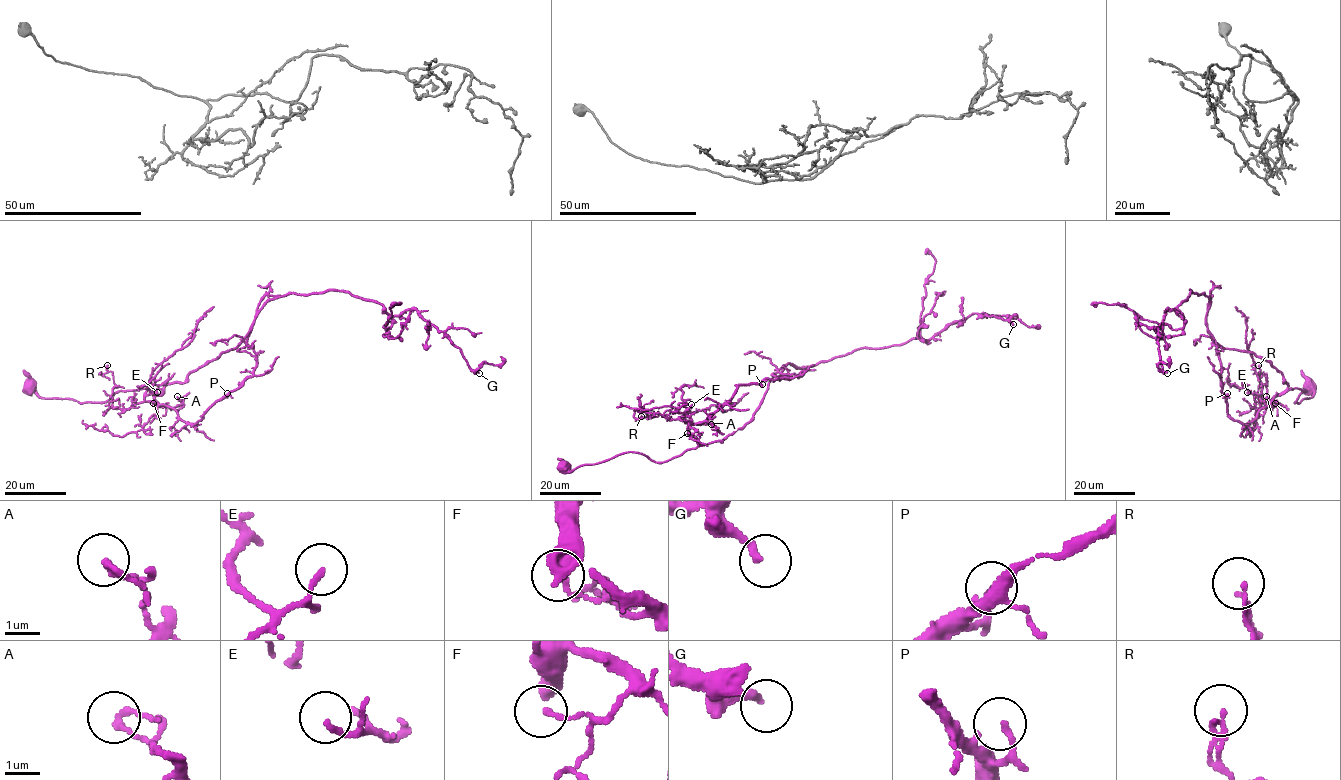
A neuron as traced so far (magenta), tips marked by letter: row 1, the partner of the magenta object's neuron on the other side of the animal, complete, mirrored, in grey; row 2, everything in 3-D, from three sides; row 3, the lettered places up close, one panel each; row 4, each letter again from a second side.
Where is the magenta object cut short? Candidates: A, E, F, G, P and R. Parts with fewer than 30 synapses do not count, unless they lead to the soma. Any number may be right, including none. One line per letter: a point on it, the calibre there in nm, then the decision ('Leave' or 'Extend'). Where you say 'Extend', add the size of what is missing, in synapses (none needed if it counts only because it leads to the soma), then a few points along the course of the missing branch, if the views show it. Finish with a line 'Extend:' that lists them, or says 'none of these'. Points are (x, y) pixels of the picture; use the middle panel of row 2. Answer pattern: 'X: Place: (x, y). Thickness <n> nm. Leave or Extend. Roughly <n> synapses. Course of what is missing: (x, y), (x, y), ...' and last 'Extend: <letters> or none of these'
A: Place: (711, 424). Thickness 150 nm. Leave
E: Place: (691, 404). Thickness 150 nm. Leave
F: Place: (687, 433). Thickness 140 nm. Leave
G: Place: (1013, 324). Thickness 220 nm. Extend. Roughly 30 synapses. Course of what is missing: (1013, 324), (1020, 345), (1022, 378), (1046, 413)
P: Place: (762, 384). Thickness 110 nm. Leave
R: Place: (641, 416). Thickness 150 nm. Leave
Extend: G

